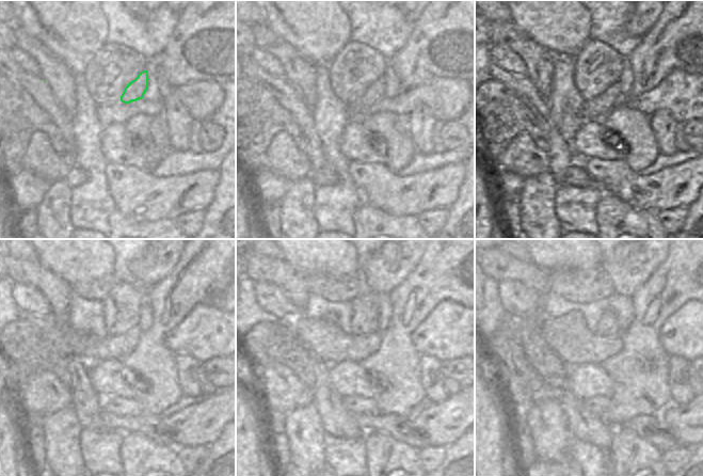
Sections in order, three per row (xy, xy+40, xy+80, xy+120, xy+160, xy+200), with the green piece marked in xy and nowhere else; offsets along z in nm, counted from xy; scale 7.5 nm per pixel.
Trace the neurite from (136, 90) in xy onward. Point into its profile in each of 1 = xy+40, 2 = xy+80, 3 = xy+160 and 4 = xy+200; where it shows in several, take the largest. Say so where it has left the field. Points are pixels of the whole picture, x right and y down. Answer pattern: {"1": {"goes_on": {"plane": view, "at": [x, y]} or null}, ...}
{"1": {"goes_on": {"plane": "xy+40", "at": [374, 92]}}, "2": {"goes_on": {"plane": "xy+80", "at": [596, 108]}}, "3": {"goes_on": {"plane": "xy+160", "at": [328, 343]}}, "4": {"goes_on": {"plane": "xy+200", "at": [569, 337]}}}

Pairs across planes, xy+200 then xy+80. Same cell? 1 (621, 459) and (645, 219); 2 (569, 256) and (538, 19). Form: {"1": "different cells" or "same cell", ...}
{"1": "same cell", "2": "same cell"}

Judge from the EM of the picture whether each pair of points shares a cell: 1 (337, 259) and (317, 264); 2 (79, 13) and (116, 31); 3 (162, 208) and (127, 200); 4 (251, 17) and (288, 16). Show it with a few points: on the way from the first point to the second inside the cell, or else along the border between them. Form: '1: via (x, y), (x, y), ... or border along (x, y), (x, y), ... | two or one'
1: via (332, 259), (322, 259) | one
2: border along (101, 11), (107, 21), (106, 43) | two
3: via (154, 201), (136, 200) | one
4: border along (262, 11), (266, 24) | two

